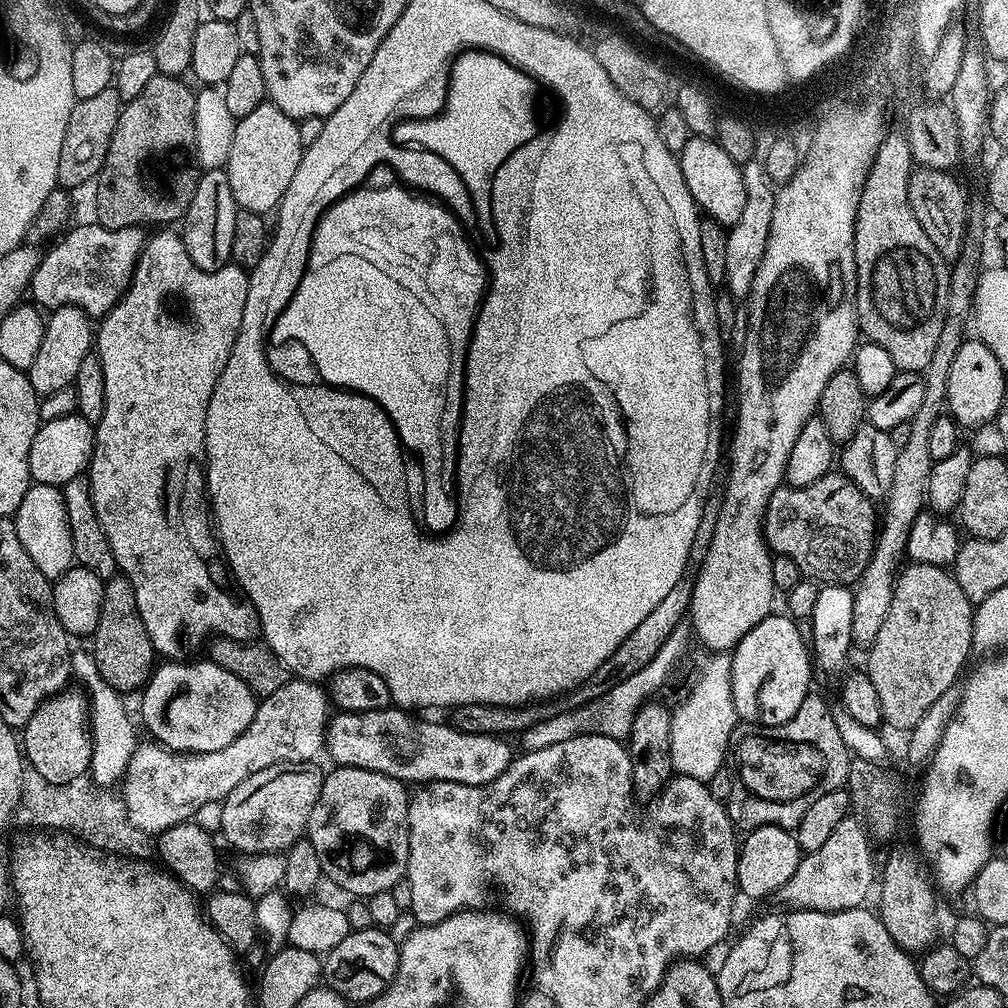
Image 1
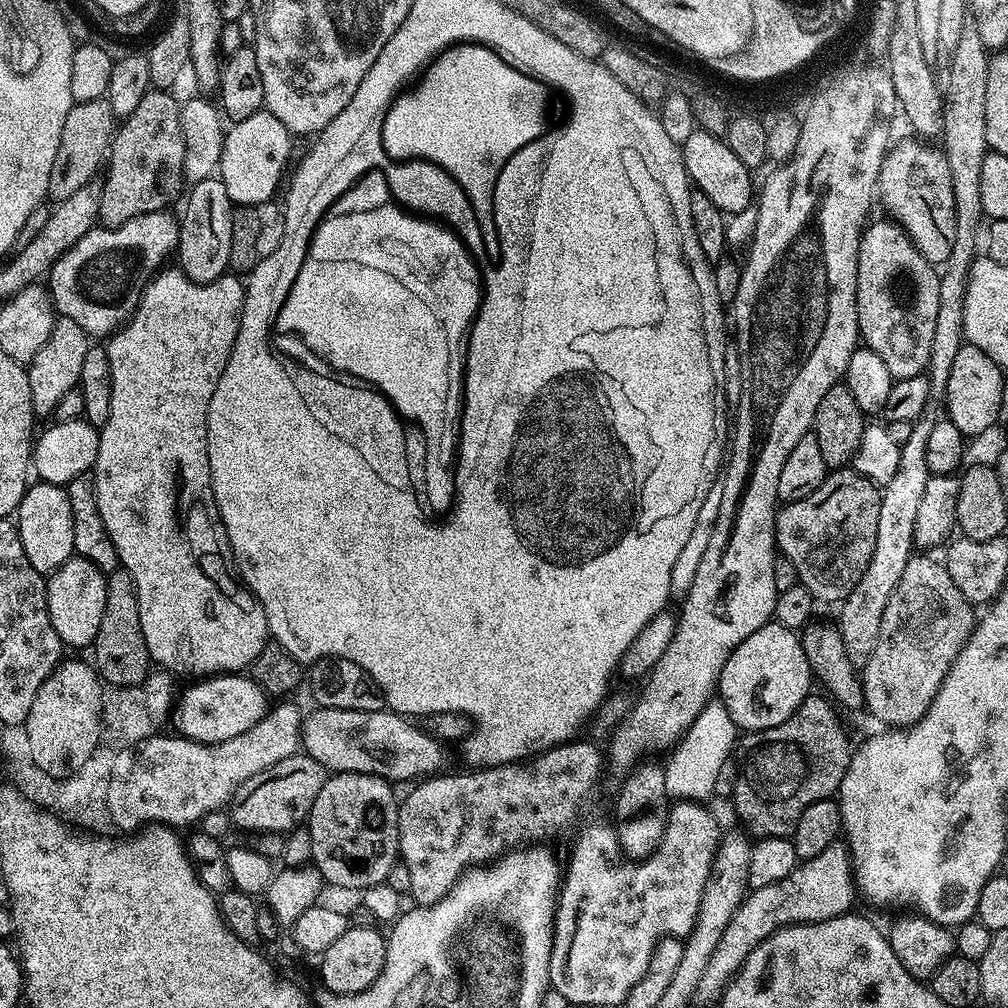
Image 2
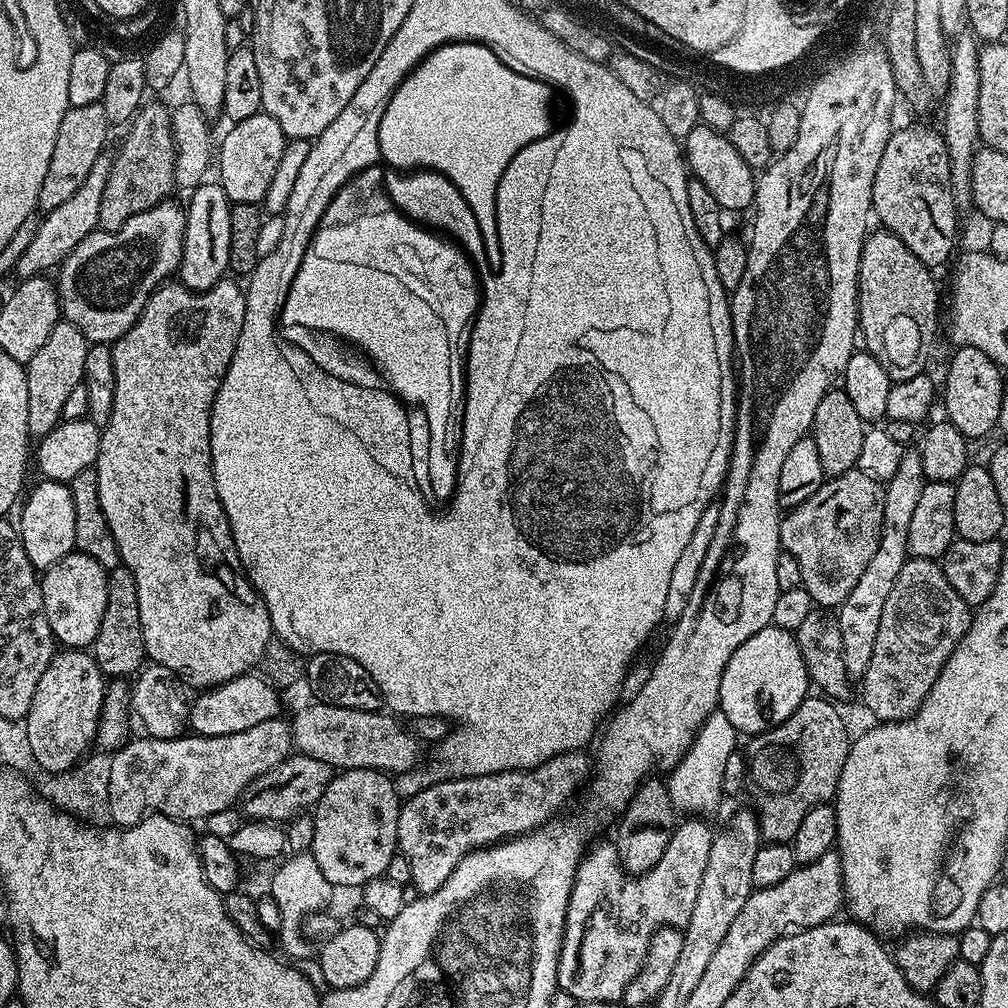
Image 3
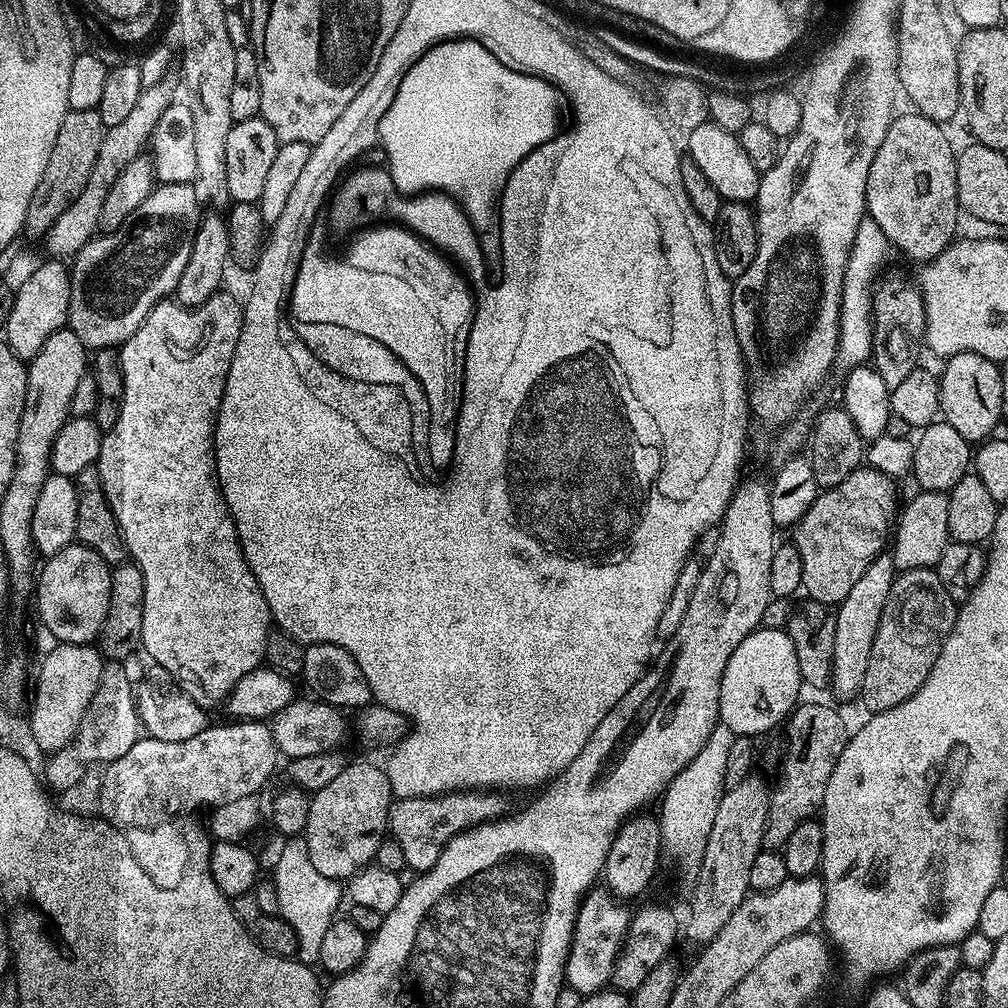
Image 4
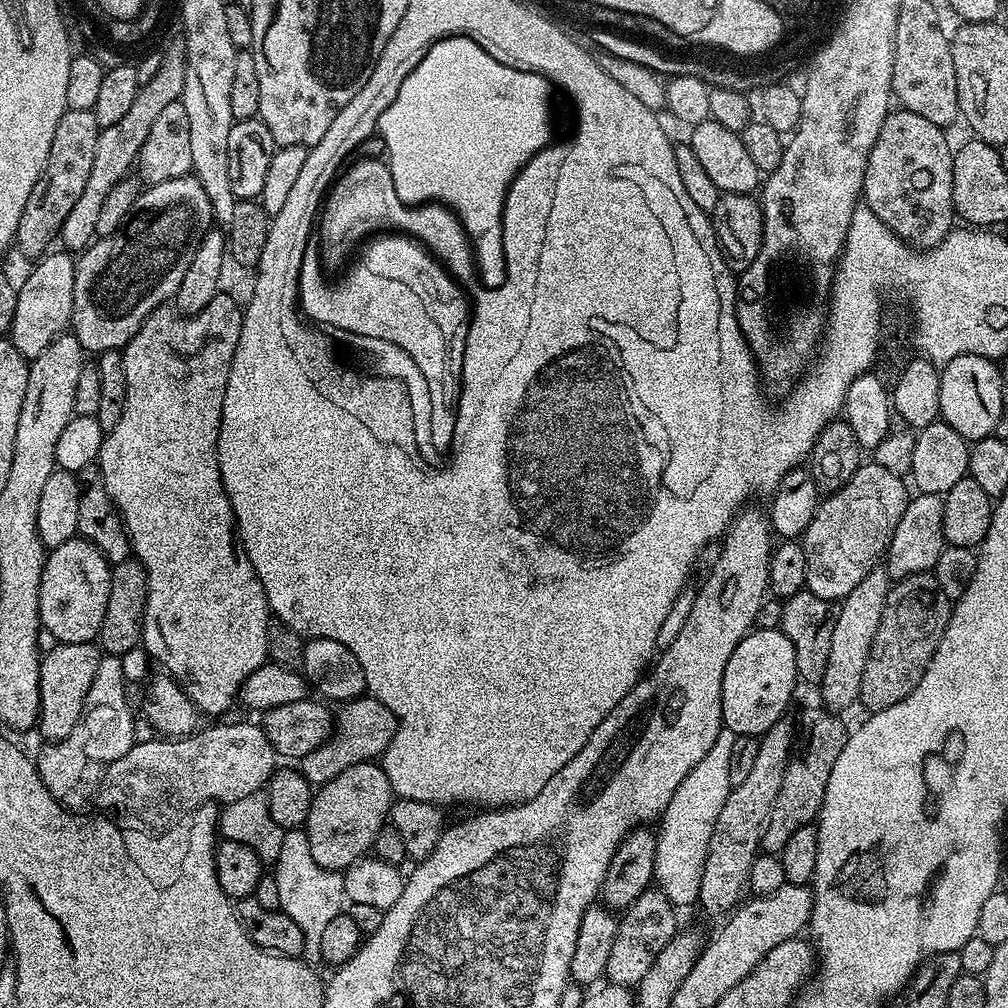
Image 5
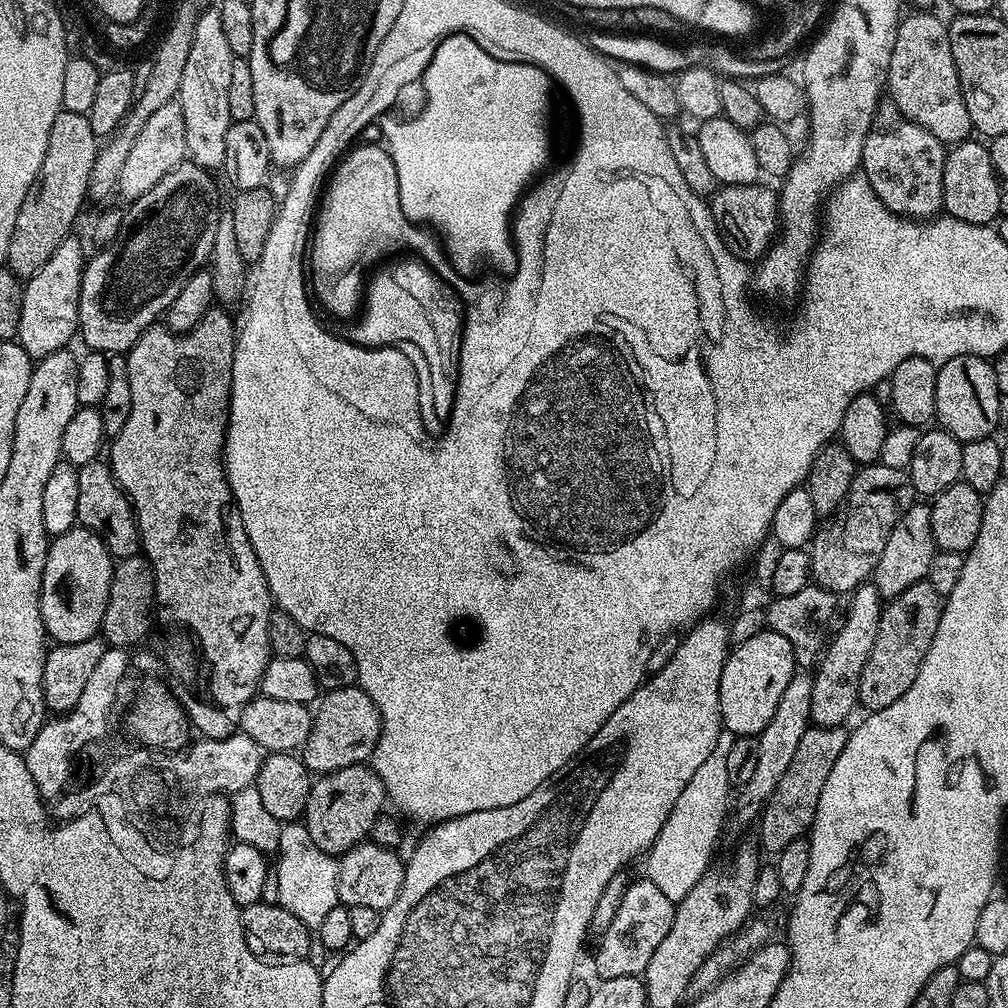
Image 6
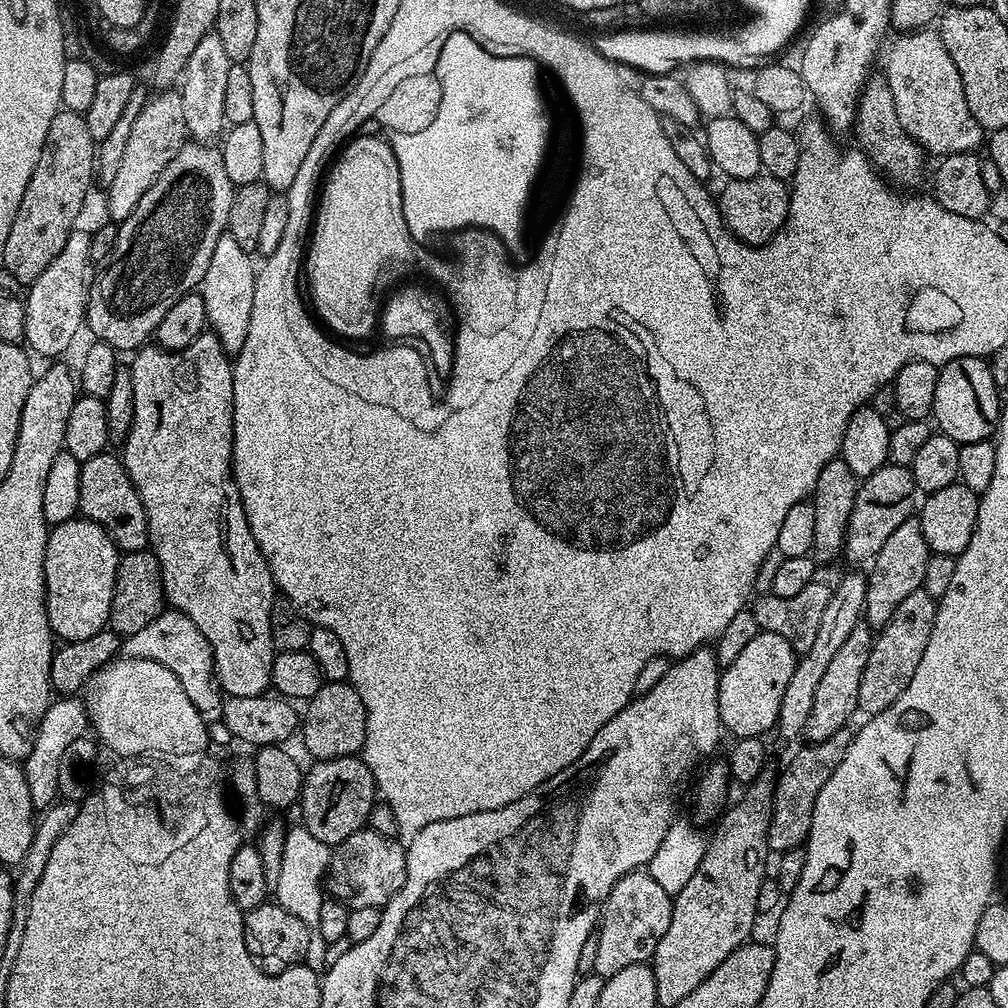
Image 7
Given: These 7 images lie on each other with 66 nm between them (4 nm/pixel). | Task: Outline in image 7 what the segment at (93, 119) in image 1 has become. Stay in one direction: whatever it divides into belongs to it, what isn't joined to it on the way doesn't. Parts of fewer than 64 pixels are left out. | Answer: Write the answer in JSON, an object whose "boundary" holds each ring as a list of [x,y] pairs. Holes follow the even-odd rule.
{"boundary":[[[67,110],[54,114],[50,130],[46,130],[46,142],[42,146],[38,166],[34,166],[34,174],[30,174],[26,194],[22,194],[18,214],[6,238],[6,250],[2,254],[3,268],[14,274],[20,284],[33,284],[38,274],[54,262],[62,246],[66,246],[66,238],[70,238],[77,227],[76,219],[84,208],[88,187],[94,184],[97,145],[83,114]]]}

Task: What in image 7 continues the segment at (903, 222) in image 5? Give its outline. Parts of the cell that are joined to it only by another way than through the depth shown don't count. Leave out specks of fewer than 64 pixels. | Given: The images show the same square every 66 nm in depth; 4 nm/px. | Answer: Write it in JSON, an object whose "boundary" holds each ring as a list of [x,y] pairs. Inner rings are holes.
{"boundary":[[[869,75],[868,83],[860,92],[860,99],[856,101],[856,122],[854,133],[859,151],[863,152],[877,169],[882,170],[893,185],[904,190],[912,190],[916,183],[924,176],[924,159],[926,153],[919,144],[914,142],[902,130],[902,122],[898,122],[898,110],[894,110],[894,94],[890,90],[887,79],[883,75]]]}

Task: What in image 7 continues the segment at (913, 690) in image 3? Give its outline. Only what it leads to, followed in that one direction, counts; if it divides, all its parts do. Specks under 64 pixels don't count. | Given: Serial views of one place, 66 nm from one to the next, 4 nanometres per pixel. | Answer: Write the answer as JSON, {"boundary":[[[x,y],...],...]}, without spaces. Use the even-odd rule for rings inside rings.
{"boundary":[[[924,587],[914,590],[890,614],[890,622],[875,633],[870,658],[866,658],[866,670],[862,670],[862,683],[858,685],[856,707],[861,713],[864,711],[865,717],[876,716],[886,706],[894,706],[898,694],[910,686],[910,678],[914,678],[914,670],[922,662],[926,642],[930,642],[930,630],[934,630],[937,603],[937,597],[926,594]]]}

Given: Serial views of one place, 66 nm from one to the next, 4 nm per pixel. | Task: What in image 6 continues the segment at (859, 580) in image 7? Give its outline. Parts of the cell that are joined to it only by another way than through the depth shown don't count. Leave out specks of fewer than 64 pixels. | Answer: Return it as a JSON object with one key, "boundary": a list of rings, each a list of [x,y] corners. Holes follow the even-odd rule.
{"boundary":[[[798,670],[789,676],[786,682],[786,691],[782,698],[778,698],[778,707],[770,722],[764,724],[764,728],[758,734],[758,763],[750,782],[746,782],[744,788],[739,789],[734,800],[734,820],[740,824],[748,824],[759,817],[763,807],[774,794],[778,782],[782,782],[782,774],[790,770],[790,762],[794,762],[794,754],[798,750],[798,742],[802,742],[802,734],[810,726],[812,715],[810,714],[810,702],[814,694],[813,673],[808,670]]]}

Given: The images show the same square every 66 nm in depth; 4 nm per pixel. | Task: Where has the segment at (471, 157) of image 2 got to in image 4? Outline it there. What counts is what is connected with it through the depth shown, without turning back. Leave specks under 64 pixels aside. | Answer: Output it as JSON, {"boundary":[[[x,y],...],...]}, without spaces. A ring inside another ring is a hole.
{"boundary":[[[453,38],[438,44],[434,44],[432,49],[425,54],[416,68],[412,69],[411,76],[407,79],[402,78],[398,86],[398,94],[394,94],[394,102],[390,102],[390,111],[392,114],[414,114],[414,132],[424,132],[424,148],[420,150],[420,156],[424,154],[424,162],[420,162],[420,186],[427,186],[429,190],[439,190],[448,193],[452,199],[457,200],[459,204],[464,200],[496,200],[496,194],[510,170],[510,166],[530,148],[542,148],[544,144],[552,144],[570,130],[574,124],[577,124],[578,118],[554,118],[560,108],[570,102],[570,98],[564,92],[561,92],[556,85],[544,80],[540,76],[528,76],[525,72],[510,70],[490,54],[480,43],[471,38]]]}

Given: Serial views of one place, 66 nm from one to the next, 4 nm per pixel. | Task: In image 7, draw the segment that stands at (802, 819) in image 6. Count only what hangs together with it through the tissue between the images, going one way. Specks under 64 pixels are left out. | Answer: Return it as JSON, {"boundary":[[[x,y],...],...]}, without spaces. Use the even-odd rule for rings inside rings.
{"boundary":[[[845,726],[842,730],[838,730],[838,734],[830,734],[830,738],[826,738],[822,742],[805,743],[803,745],[805,748],[800,748],[793,754],[792,761],[784,768],[784,773],[779,773],[776,792],[772,796],[772,821],[768,831],[768,847],[773,853],[789,852],[801,847],[807,841],[810,834],[810,822],[814,822],[814,802],[818,802],[818,794],[822,794],[822,786],[826,786],[826,782],[830,782],[830,774],[834,774],[834,770],[838,770],[838,762],[842,762],[842,758],[846,758],[846,750],[850,746],[853,735],[853,729]]]}

